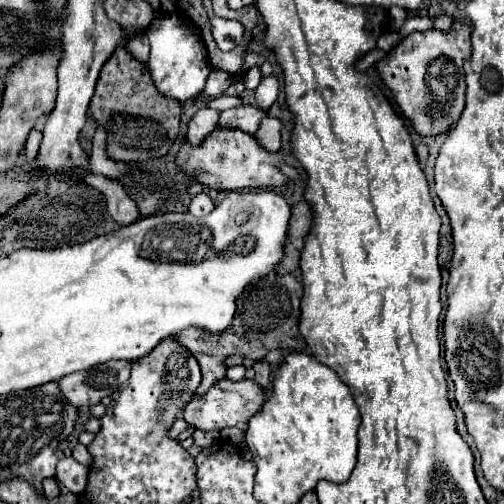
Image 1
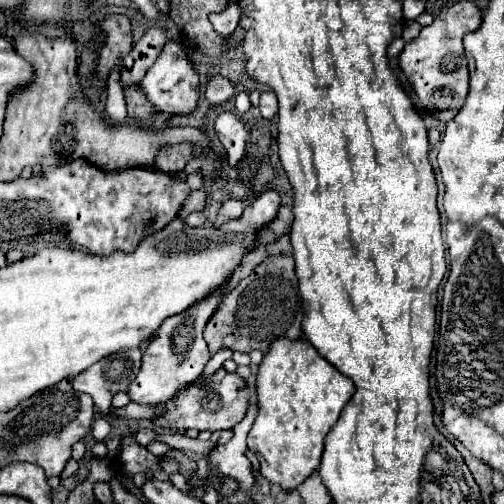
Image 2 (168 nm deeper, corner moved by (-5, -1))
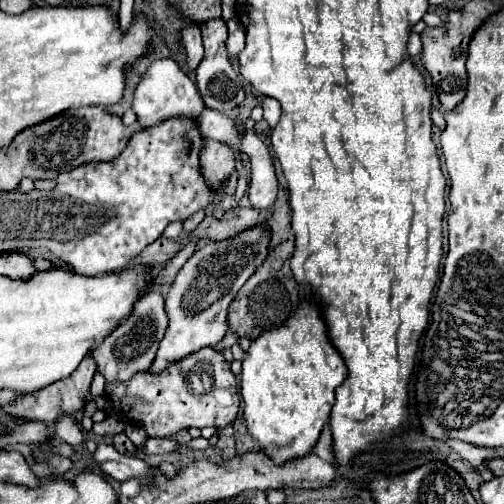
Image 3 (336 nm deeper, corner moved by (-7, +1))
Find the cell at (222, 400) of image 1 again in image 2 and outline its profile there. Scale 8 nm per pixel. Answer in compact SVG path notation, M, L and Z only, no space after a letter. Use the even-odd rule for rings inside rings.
M222 368L216 374L212 374L210 378L198 380L194 386L178 392L174 400L168 400L166 404L162 404L162 406L166 406L168 412L162 418L156 418L154 422L158 426L172 428L172 430L196 428L196 430L216 432L216 430L224 430L224 428L234 428L244 418L248 400L250 400L250 388L248 388L248 384L238 374L228 374ZM202 388L210 388L212 390L212 394L206 396L208 400L204 400L204 402L202 402L202 396L200 394L194 394L194 392L198 392Z

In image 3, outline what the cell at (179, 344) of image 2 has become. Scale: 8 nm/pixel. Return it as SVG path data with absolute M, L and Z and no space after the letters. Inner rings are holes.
M266 224L252 226L232 238L220 242L206 242L196 248L188 262L176 274L176 280L166 292L166 312L170 318L168 330L160 340L152 372L164 370L172 360L180 360L204 346L218 344L228 332L228 306L244 282L268 256L272 232Z

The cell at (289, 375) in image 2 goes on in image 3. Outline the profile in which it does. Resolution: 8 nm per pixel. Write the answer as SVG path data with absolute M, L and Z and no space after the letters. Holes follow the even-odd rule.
M316 298L298 302L298 308L280 328L266 330L266 334L262 332L260 338L252 340L250 348L244 352L244 358L240 362L240 388L246 404L244 416L248 422L248 432L260 442L262 450L268 450L272 458L276 458L276 462L300 458L314 448L322 426L326 424L334 406L334 390L346 378L346 364L340 352L334 348L324 324L326 322L322 318L320 306L316 304Z

